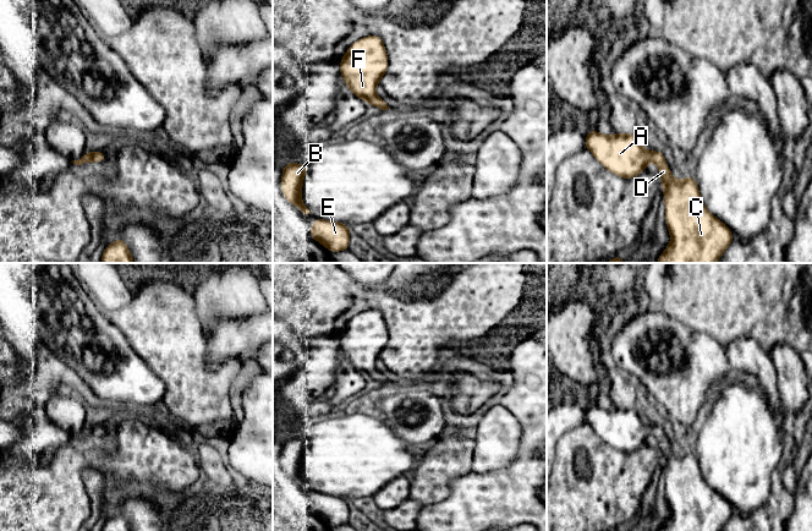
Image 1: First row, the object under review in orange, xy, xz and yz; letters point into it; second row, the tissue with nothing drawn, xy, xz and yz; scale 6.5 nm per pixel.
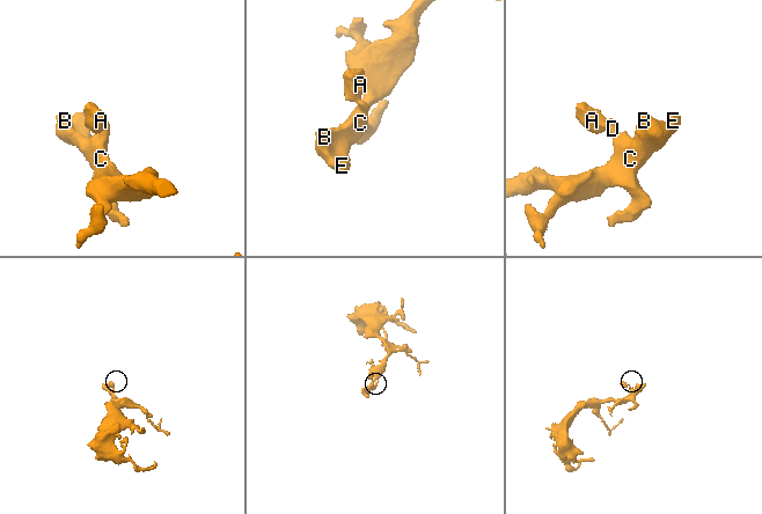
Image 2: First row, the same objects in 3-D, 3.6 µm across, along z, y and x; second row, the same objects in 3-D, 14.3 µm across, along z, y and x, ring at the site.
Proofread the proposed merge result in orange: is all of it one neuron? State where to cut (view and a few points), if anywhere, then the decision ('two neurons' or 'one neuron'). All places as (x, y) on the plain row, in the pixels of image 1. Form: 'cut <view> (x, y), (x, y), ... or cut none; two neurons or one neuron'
cut none; one neuron

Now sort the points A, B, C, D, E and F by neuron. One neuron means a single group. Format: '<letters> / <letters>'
A B C D E F

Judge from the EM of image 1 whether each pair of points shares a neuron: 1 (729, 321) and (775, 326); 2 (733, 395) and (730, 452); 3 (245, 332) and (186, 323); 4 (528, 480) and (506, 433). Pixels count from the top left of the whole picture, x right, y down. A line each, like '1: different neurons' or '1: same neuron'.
1: same neuron
2: same neuron
3: different neurons
4: different neurons

